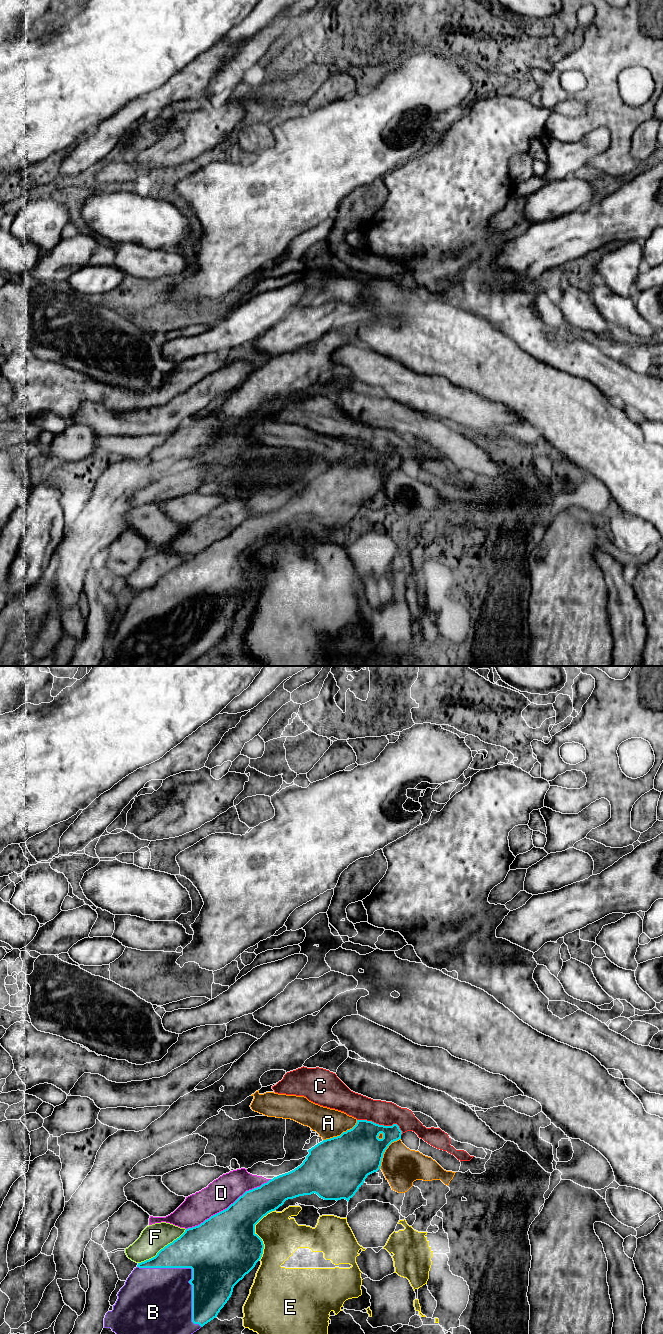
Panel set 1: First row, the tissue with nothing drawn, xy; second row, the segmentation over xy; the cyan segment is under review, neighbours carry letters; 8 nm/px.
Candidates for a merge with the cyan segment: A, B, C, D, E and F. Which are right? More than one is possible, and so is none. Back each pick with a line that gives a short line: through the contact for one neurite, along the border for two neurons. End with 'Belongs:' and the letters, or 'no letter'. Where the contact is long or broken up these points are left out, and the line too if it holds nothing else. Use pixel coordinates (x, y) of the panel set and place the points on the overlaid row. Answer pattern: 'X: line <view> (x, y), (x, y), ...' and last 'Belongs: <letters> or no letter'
Belongs: B

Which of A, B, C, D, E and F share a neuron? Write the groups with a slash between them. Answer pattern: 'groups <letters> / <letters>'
groups A C / B / D / E / F

